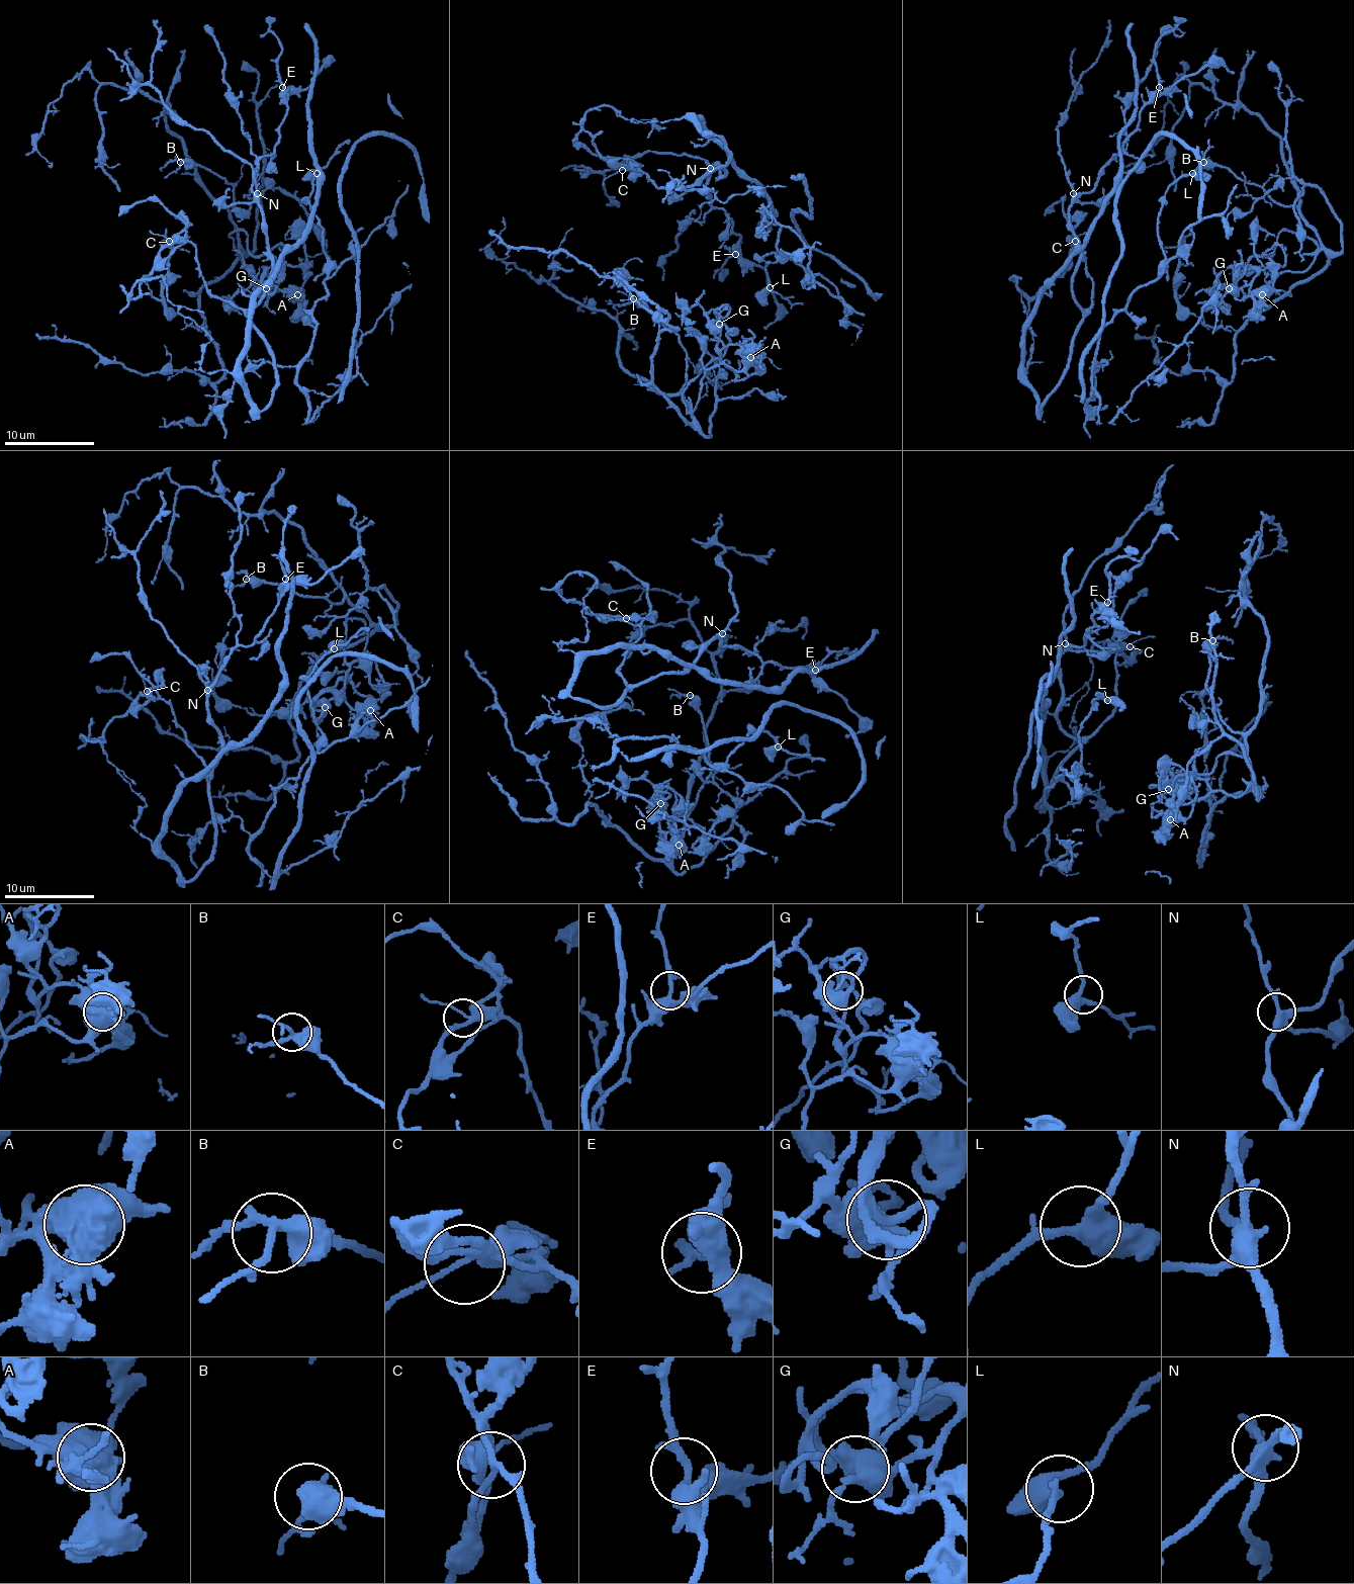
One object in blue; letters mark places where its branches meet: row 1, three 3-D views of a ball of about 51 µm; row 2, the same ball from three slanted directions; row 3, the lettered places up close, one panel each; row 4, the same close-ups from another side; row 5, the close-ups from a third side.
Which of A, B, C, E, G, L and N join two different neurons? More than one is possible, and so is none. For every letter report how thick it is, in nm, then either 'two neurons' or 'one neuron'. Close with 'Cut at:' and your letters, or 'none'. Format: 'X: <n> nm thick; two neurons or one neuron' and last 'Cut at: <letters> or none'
A: 800 nm thick; one neuron
B: 280 nm thick; one neuron
C: 280 nm thick; one neuron
E: 280 nm thick; one neuron
G: 400 nm thick; one neuron
L: 360 nm thick; one neuron
N: 360 nm thick; one neuron
Cut at: none

